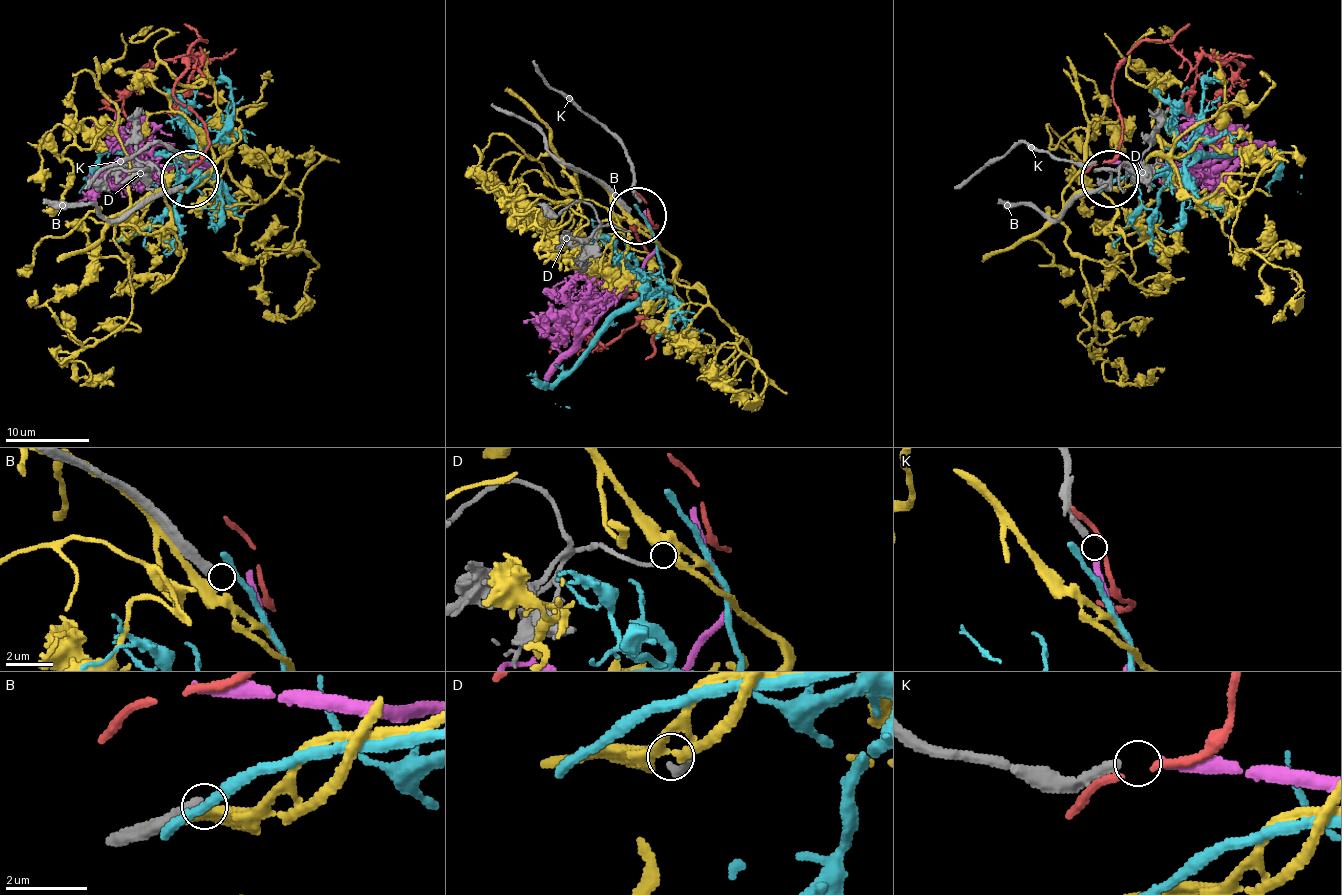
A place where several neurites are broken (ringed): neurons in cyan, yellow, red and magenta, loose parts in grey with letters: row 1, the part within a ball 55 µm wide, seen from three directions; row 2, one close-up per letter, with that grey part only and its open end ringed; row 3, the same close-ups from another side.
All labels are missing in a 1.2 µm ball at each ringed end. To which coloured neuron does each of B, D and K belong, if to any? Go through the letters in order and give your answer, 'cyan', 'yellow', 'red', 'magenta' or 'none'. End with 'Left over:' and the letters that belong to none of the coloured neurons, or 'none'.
B: none
D: yellow
K: magenta
Left over: B

